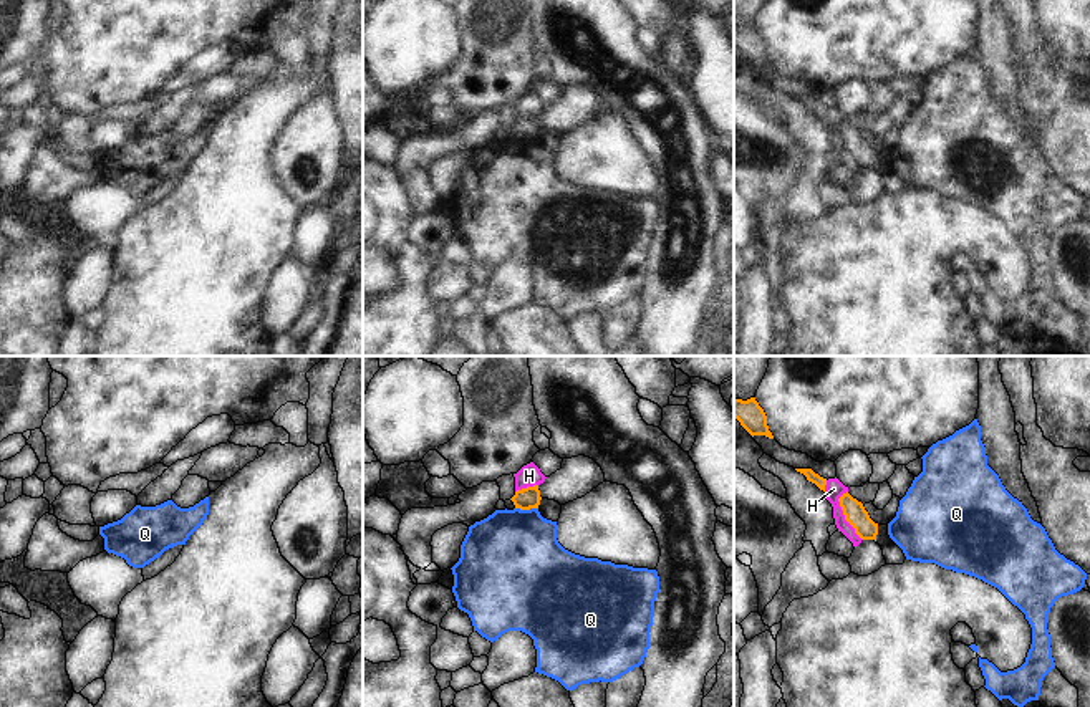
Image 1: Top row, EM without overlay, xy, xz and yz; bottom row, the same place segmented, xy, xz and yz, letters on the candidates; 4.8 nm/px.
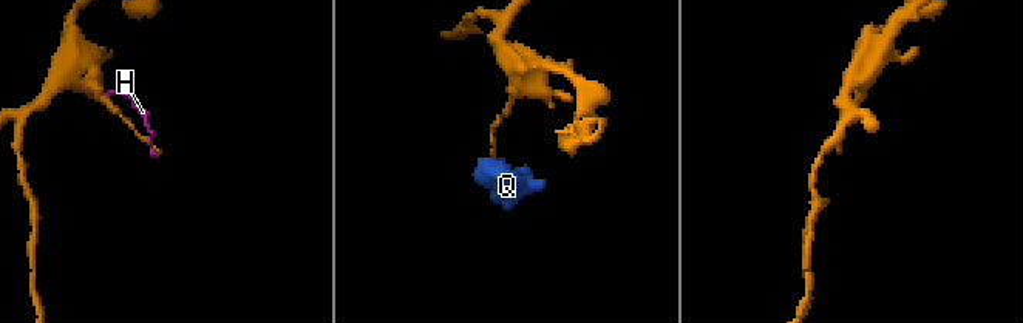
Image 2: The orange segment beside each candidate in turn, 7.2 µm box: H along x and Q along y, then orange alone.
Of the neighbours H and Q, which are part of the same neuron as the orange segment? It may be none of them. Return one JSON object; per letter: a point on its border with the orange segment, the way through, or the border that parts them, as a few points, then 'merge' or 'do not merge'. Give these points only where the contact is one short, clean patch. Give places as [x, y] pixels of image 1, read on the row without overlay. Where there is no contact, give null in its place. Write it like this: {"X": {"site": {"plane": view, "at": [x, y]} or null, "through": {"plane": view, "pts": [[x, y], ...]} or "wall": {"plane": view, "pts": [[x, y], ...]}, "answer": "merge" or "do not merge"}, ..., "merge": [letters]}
{"H": {"site": {"plane": "yz", "at": [844, 143]}, "wall": {"plane": "yz", "pts": [[847, 120], [839, 128], [839, 134], [844, 148], [862, 168]]}, "answer": "do not merge"}, "Q": {"site": {"plane": "xz", "at": [527, 138]}, "wall": {"plane": "xz", "pts": [[516, 136], [537, 138]]}, "answer": "do not merge"}, "merge": []}

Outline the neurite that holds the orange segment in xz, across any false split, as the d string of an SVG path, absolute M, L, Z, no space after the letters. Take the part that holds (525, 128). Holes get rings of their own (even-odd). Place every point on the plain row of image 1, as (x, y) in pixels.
M538 114L517 119L510 129L514 131L515 137L520 139L538 137L542 129Z

